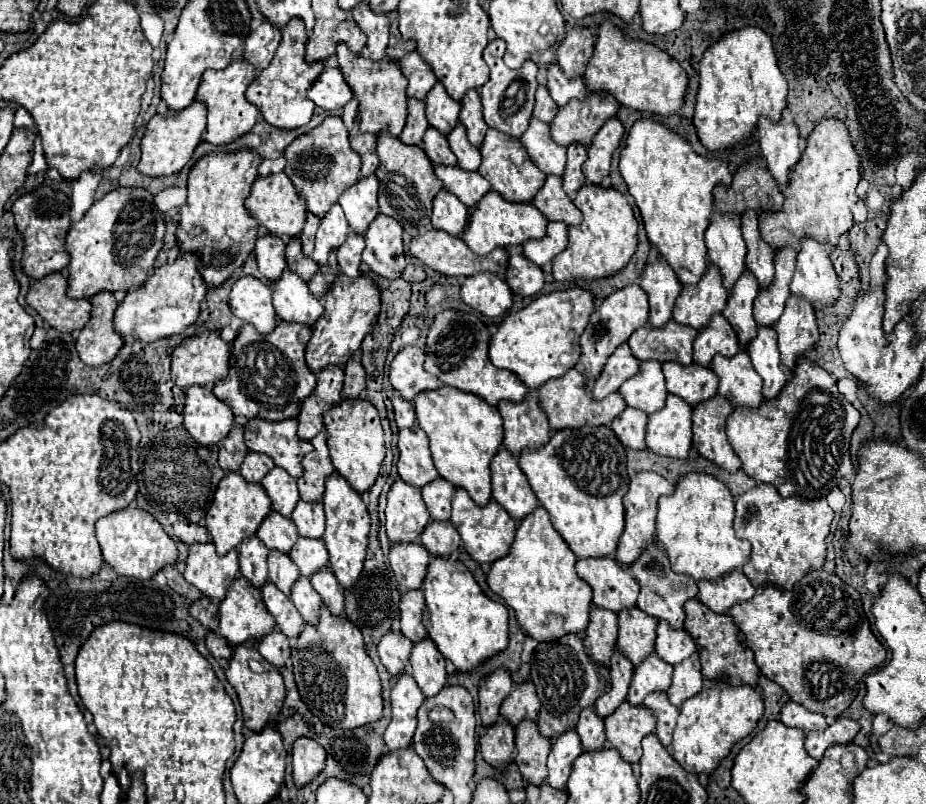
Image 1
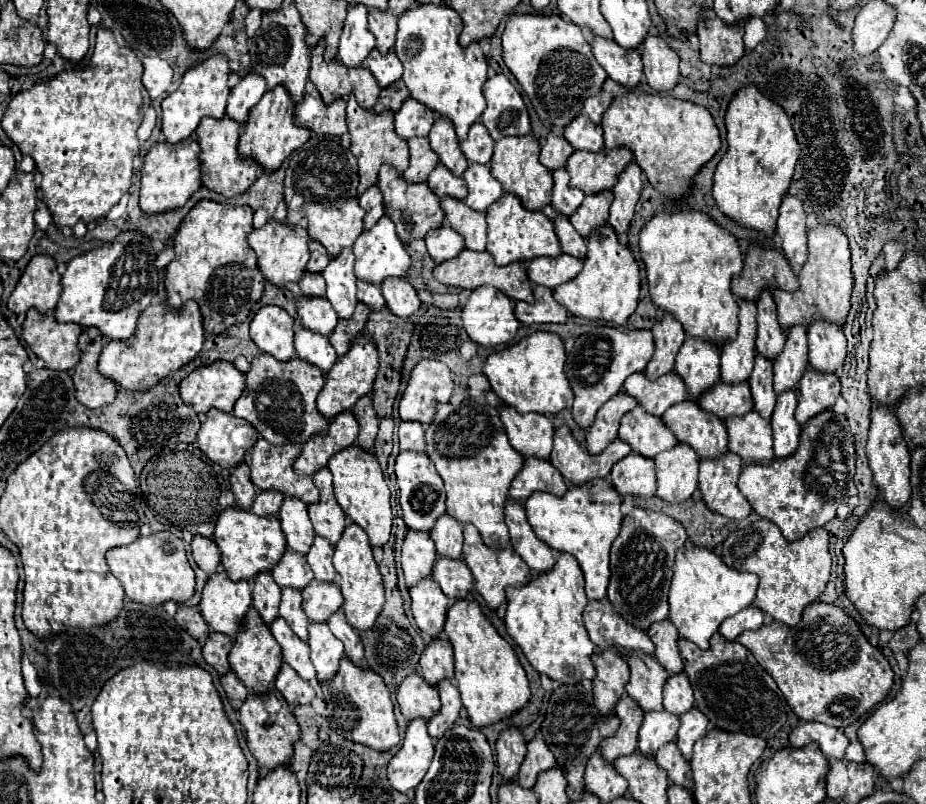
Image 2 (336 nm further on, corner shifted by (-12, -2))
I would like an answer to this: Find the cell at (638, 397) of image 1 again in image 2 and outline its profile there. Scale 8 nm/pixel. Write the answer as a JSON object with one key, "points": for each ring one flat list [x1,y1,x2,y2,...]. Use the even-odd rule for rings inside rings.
{"points":[[636,406,622,418,618,438,628,442,634,452,648,458,654,458,678,442,674,434,662,426,662,420,654,418,654,414,646,414,642,406]]}

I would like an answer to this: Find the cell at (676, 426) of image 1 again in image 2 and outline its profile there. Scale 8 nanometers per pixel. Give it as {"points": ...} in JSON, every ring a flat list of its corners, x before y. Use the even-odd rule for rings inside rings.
{"points":[[678,442,658,454,654,462,658,478,656,496,668,502,682,502,694,494,698,488,698,454,694,454,690,446]]}

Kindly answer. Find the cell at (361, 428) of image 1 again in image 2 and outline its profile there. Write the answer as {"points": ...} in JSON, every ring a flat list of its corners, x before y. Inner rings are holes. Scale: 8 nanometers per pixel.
{"points":[[352,444,346,450,340,450,338,454,334,454,328,462,328,468,334,474,334,480,332,480,334,496,342,506,342,510,346,512,346,516,358,526,362,526,372,546,384,546,390,536,392,512,390,512,390,490,384,482,384,474,380,470,376,456]]}

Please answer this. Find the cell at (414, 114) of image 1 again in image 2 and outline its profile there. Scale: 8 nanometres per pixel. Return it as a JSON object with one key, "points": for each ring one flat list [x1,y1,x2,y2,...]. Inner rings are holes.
{"points":[[410,138,408,146,410,146,410,166,404,172,404,178,408,182,422,182,438,164,438,154,430,150,428,138]]}

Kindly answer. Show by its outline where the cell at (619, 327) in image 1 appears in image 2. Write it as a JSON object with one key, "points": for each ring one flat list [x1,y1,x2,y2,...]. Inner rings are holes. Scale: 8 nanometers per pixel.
{"points":[[598,324,590,328,590,332,574,338,564,370,574,390,572,416,580,428,592,426,598,408,622,390,622,382,630,374,646,368,646,364,652,358,652,352,654,352,654,338,650,330,632,330,626,326]]}

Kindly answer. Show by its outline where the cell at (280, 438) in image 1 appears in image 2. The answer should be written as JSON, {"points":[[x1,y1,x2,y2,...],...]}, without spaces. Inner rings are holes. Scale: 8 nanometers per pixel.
{"points":[[258,438,258,442,252,446,250,450,250,470,252,470,252,482,254,486,258,486,260,490,270,490,276,488,280,492,284,492,284,496,296,496,300,500,304,500,306,504,310,502,318,502,320,492,312,482,312,476,298,476,292,468,294,460,298,458,298,454,302,452,302,444,286,444,286,446,270,446,264,438]]}

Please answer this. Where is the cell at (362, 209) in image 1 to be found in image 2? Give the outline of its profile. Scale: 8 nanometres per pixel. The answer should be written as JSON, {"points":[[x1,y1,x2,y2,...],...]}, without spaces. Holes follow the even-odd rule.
{"points":[[386,216,370,230,364,230,352,248,356,256,356,276,372,284,380,284,388,276,404,278,412,264,404,244,396,236,394,222]]}

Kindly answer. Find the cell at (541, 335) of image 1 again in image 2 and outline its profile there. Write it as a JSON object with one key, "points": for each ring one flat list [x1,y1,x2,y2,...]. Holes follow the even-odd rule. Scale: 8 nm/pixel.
{"points":[[538,330,522,338,518,344,490,354,484,364,484,374,496,394,502,398,502,402,514,406,518,412,556,414,562,408,570,408,574,398,574,392,570,390,570,382,564,372,564,362,564,340,554,332]]}

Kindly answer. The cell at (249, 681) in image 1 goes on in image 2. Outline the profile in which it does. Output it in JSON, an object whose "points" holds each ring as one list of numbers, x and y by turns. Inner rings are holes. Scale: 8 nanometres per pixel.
{"points":[[250,692,238,712,240,712,240,722,242,722,242,728,246,734,248,748,252,752,252,756,256,758,258,766,264,766,268,770,272,770,276,766,288,766,292,752,294,752,292,746,300,738,300,726,296,722,294,714,290,712,290,708,280,708,278,714,270,714,262,708,260,694]]}

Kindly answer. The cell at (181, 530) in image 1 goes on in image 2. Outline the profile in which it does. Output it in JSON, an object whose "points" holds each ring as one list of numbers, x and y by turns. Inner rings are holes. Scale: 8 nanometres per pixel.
{"points":[[194,536,190,542,190,550,192,550,192,558,194,562,206,572,206,574,214,574,216,566,220,564,220,550,216,546,216,542,212,538,206,536]]}

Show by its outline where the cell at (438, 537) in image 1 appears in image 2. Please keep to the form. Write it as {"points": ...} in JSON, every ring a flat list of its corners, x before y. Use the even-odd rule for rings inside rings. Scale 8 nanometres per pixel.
{"points":[[438,558,432,570,432,578,440,584,442,592,454,602,460,598,466,598,470,592,470,586,474,582,470,568,464,560,454,558]]}

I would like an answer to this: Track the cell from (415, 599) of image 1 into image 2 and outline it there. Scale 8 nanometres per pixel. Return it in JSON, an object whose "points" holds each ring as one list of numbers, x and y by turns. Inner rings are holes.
{"points":[[438,636,424,648,418,672,432,686,436,686,444,678,454,676,454,648,450,646,448,638]]}

